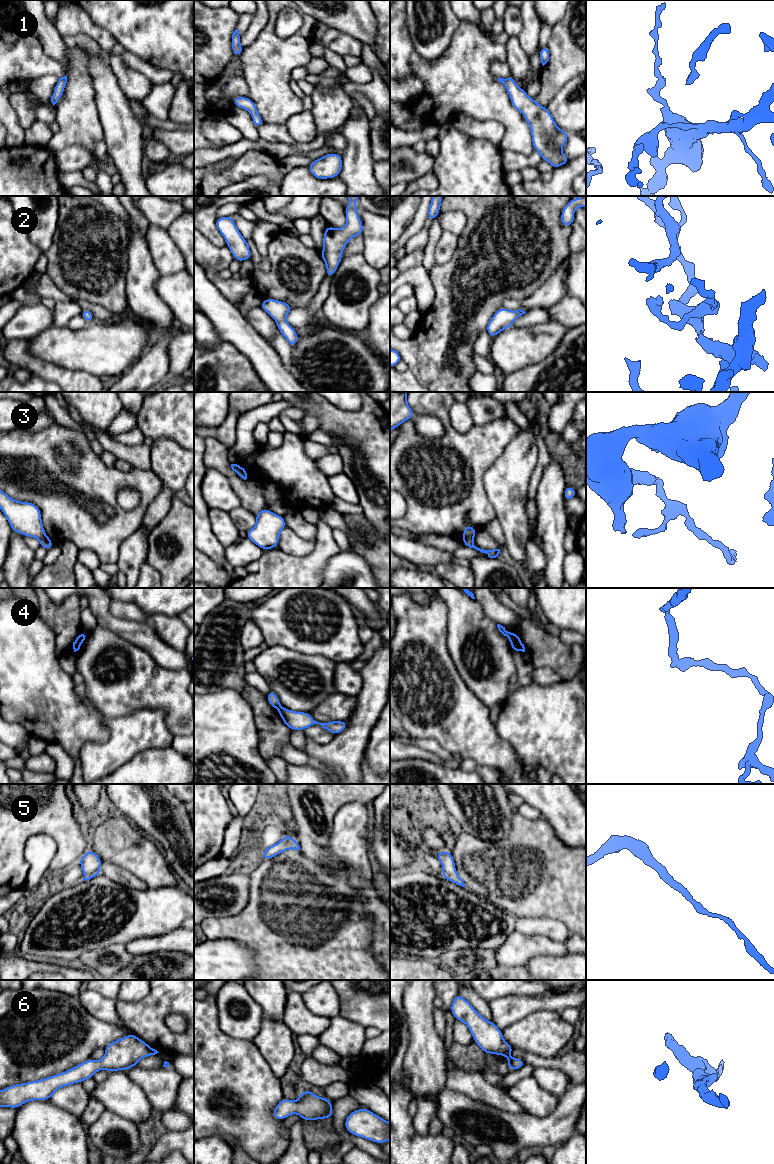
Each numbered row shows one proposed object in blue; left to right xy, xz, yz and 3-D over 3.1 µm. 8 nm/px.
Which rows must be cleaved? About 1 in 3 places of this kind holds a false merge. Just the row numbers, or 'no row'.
3, 4

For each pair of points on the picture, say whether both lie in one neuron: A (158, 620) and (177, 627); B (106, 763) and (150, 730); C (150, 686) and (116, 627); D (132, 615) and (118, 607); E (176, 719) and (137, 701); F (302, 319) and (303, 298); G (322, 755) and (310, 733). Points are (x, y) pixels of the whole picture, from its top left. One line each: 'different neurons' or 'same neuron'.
A: same neuron
B: same neuron
C: different neurons
D: same neuron
E: same neuron
F: different neurons
G: different neurons

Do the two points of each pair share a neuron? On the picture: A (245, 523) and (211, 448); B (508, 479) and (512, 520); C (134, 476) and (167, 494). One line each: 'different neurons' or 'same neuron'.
A: different neurons
B: same neuron
C: different neurons

